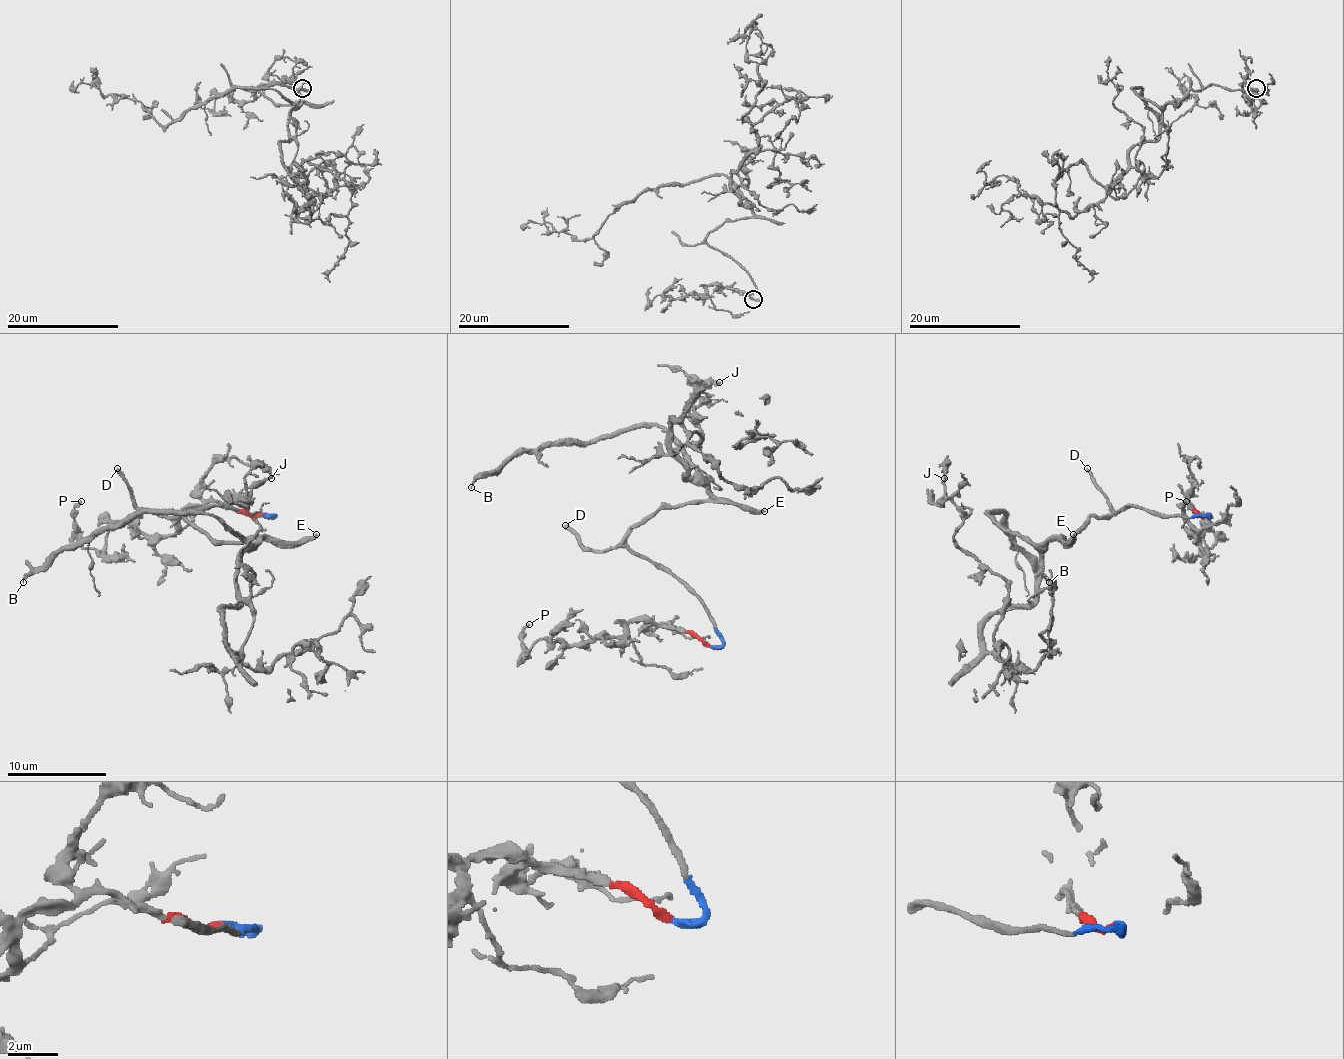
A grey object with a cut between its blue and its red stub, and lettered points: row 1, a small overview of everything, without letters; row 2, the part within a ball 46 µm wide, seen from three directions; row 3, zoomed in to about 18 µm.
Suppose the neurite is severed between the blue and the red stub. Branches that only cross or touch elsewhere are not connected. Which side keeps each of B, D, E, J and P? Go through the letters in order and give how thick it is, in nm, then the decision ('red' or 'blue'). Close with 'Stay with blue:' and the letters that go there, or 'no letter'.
B: 80 nm | blue
D: 240 nm | blue
E: 280 nm | blue
J: 240 nm | blue
P: 240 nm | red
Stay with blue: B, D, E, J

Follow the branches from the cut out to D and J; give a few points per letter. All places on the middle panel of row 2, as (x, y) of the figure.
D: (710, 646), (723, 643), (710, 611), (670, 574), (623, 546), (591, 551), (566, 524)
J: (710, 646), (710, 611), (626, 537), (708, 494), (670, 425), (698, 445), (693, 382), (720, 382)

